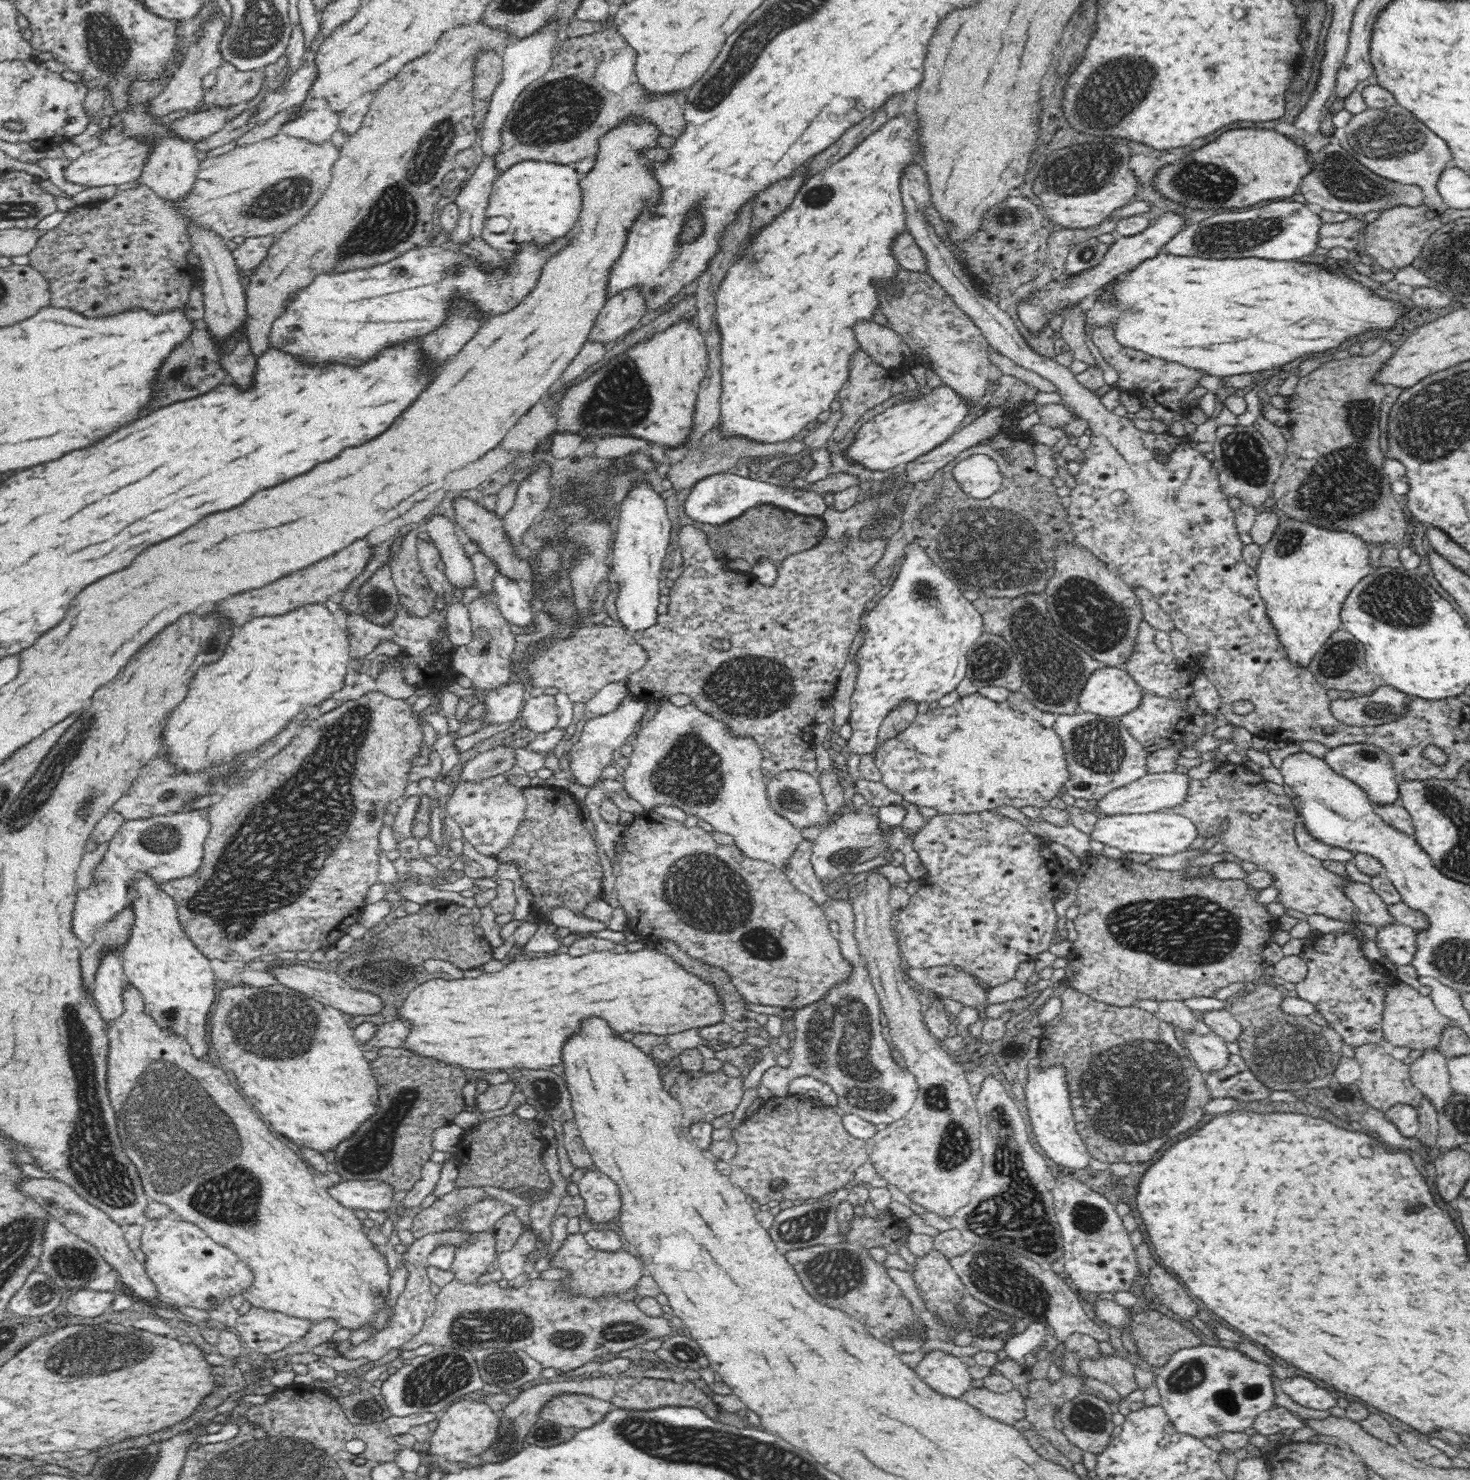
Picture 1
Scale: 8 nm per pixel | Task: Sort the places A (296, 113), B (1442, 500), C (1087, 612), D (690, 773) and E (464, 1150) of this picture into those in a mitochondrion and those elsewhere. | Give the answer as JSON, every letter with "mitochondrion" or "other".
{"A":"other","B":"other","C":"mitochondrion","D":"mitochondrion","E":"other"}

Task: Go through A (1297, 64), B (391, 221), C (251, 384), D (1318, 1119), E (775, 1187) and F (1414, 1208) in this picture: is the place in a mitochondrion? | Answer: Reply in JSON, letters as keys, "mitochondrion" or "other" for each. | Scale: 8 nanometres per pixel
{"A":"other","B":"mitochondrion","C":"other","D":"other","E":"other","F":"other"}

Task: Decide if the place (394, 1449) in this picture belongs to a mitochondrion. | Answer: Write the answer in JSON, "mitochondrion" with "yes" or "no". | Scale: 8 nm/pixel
{"mitochondrion":"no"}

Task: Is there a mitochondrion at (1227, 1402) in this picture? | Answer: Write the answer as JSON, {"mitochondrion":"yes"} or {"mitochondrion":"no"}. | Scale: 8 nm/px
{"mitochondrion":"yes"}

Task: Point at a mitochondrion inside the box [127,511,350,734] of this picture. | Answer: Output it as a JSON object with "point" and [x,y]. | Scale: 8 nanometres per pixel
{"point":[207,646]}

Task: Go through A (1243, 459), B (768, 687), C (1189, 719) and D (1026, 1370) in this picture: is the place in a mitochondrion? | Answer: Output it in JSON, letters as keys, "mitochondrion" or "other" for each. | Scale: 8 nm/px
{"A":"mitochondrion","B":"mitochondrion","C":"other","D":"other"}

